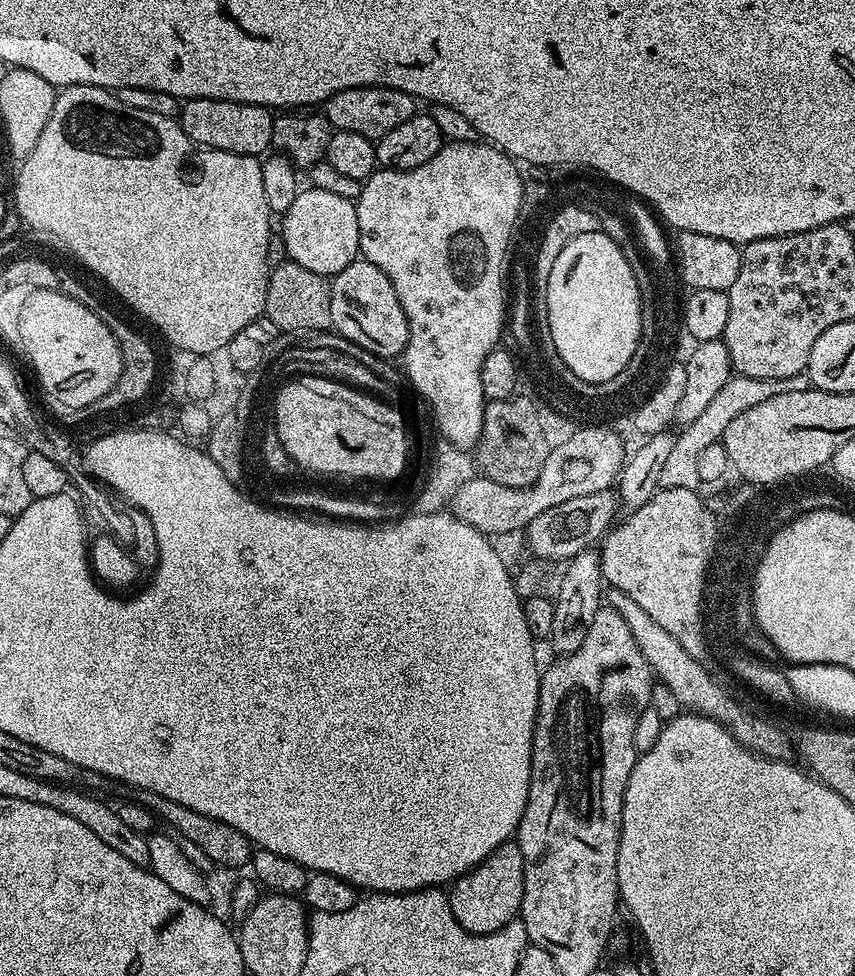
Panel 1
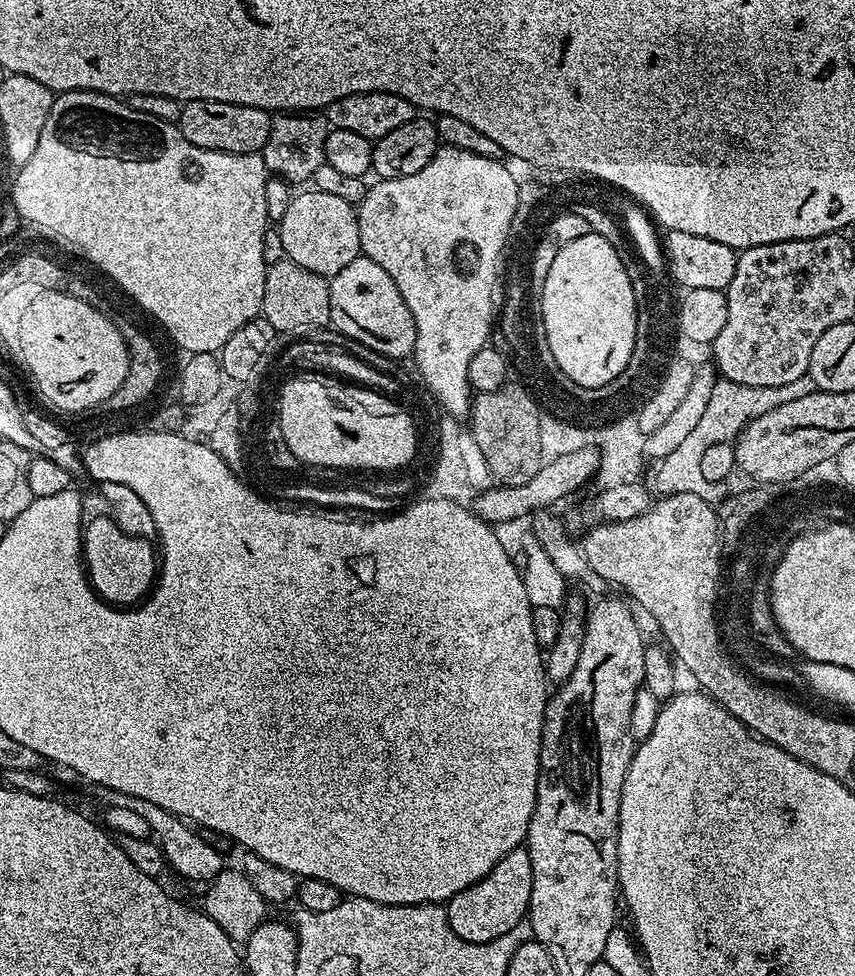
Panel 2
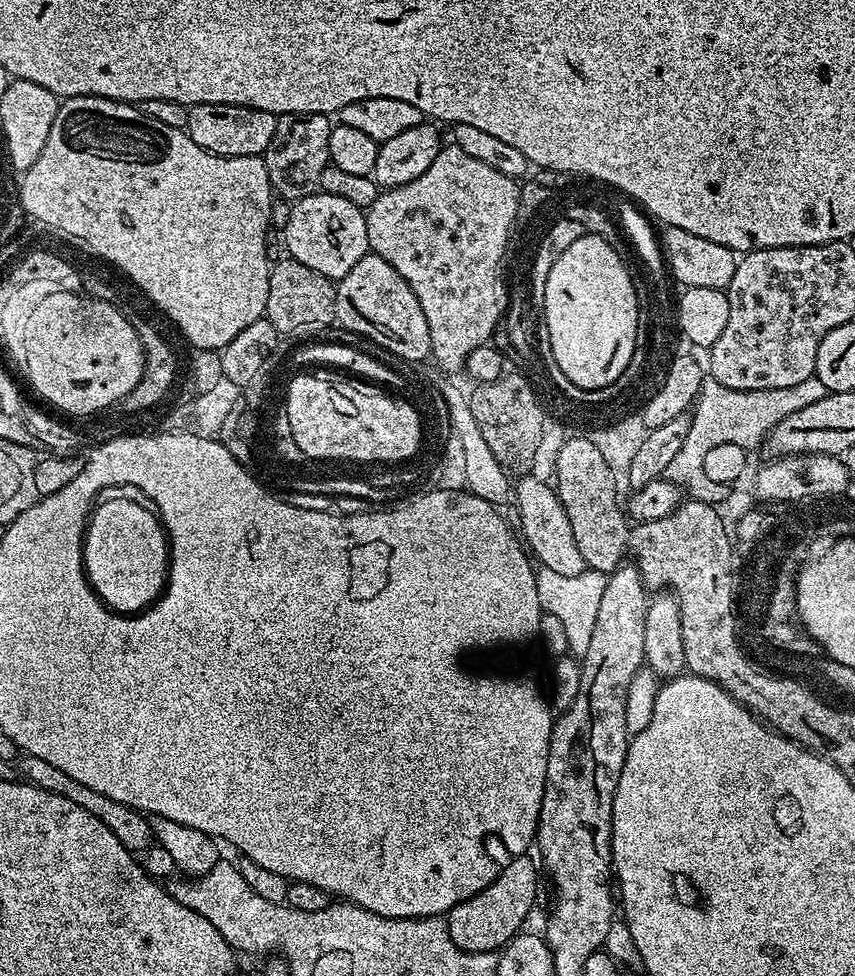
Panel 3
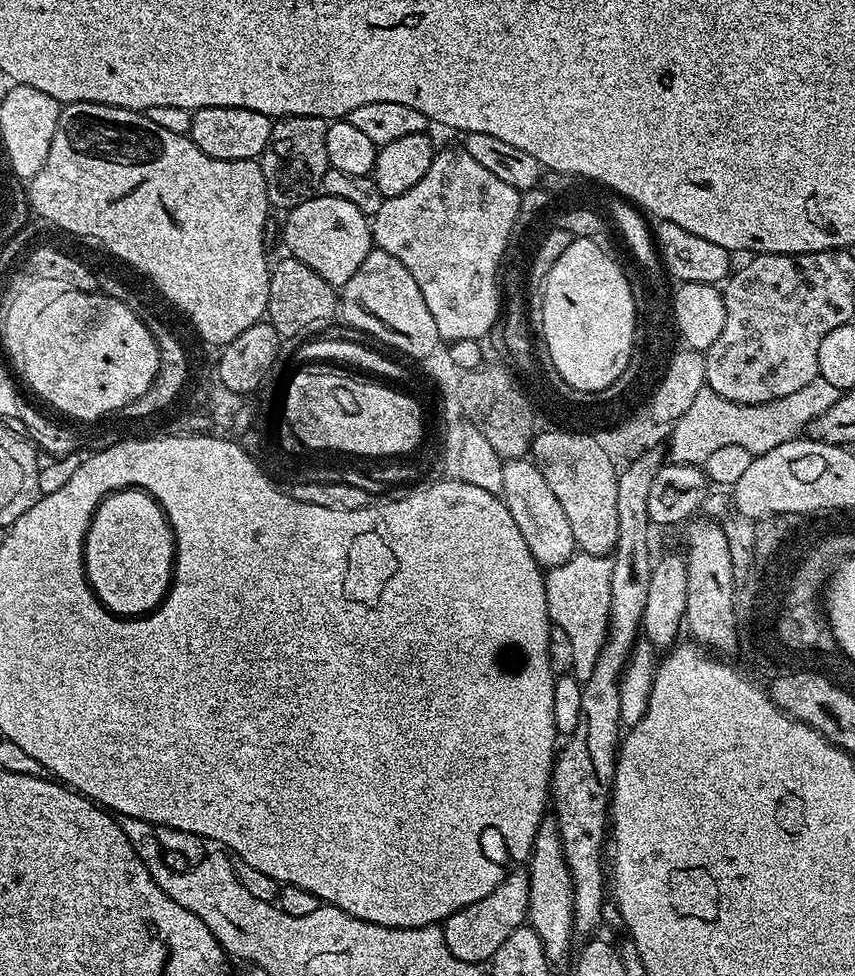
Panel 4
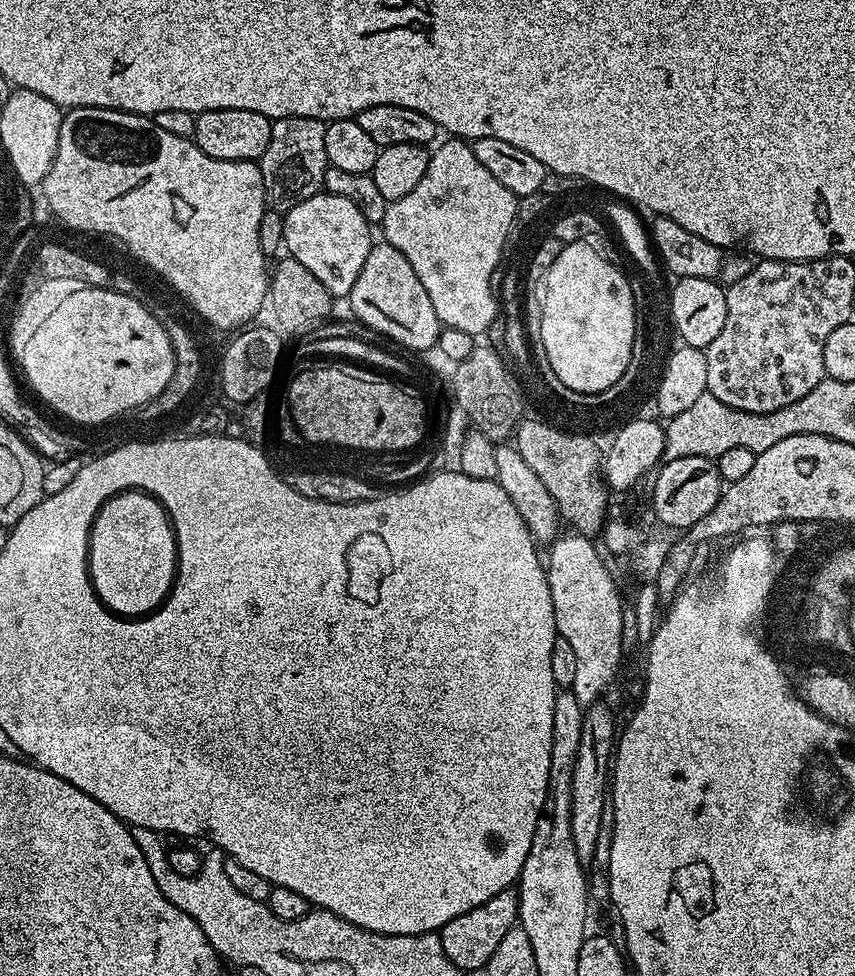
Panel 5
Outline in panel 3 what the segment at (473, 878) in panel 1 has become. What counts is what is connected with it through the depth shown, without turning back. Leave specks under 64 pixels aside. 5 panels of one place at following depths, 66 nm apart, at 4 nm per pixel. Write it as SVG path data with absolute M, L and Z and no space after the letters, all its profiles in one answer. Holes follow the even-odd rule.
M528 854L512 856L509 864L505 868L503 865L497 871L494 882L490 882L486 890L478 890L474 898L449 910L446 914L446 923L454 946L467 952L499 953L500 949L510 943L517 932L527 925L524 923L536 904L536 891L540 888L541 876L537 861L532 861L530 857Z

